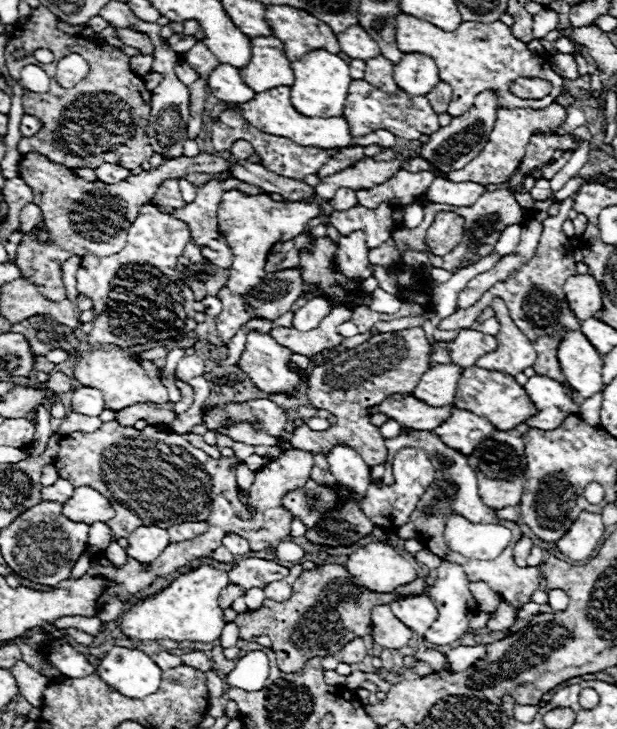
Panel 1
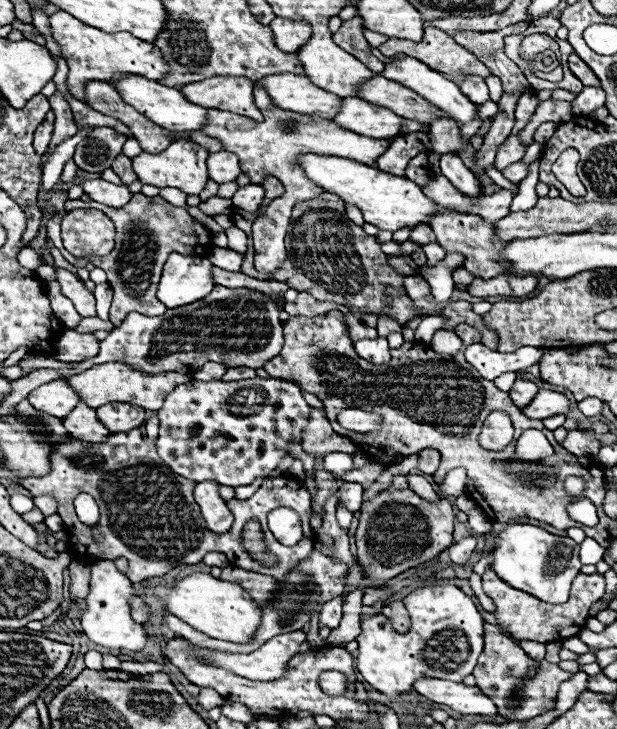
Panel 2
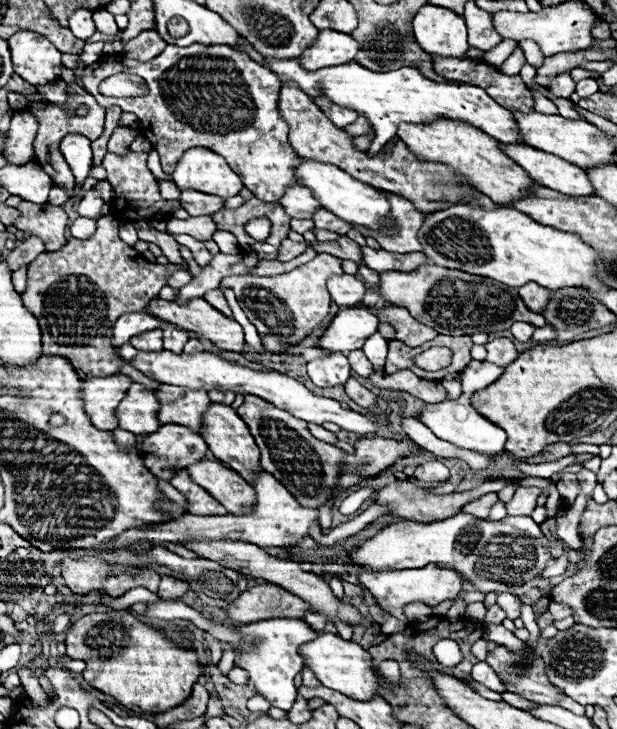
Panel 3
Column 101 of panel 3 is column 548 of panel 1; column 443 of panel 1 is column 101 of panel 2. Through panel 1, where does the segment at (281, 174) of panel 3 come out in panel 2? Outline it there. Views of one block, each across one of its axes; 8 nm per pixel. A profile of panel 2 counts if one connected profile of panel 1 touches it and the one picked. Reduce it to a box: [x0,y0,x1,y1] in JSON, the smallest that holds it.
[48,10,168,100]

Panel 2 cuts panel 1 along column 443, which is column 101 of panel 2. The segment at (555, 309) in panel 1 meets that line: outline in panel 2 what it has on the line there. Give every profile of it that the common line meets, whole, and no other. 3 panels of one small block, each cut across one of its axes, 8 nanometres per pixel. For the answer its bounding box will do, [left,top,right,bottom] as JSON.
[74,316,114,334]

